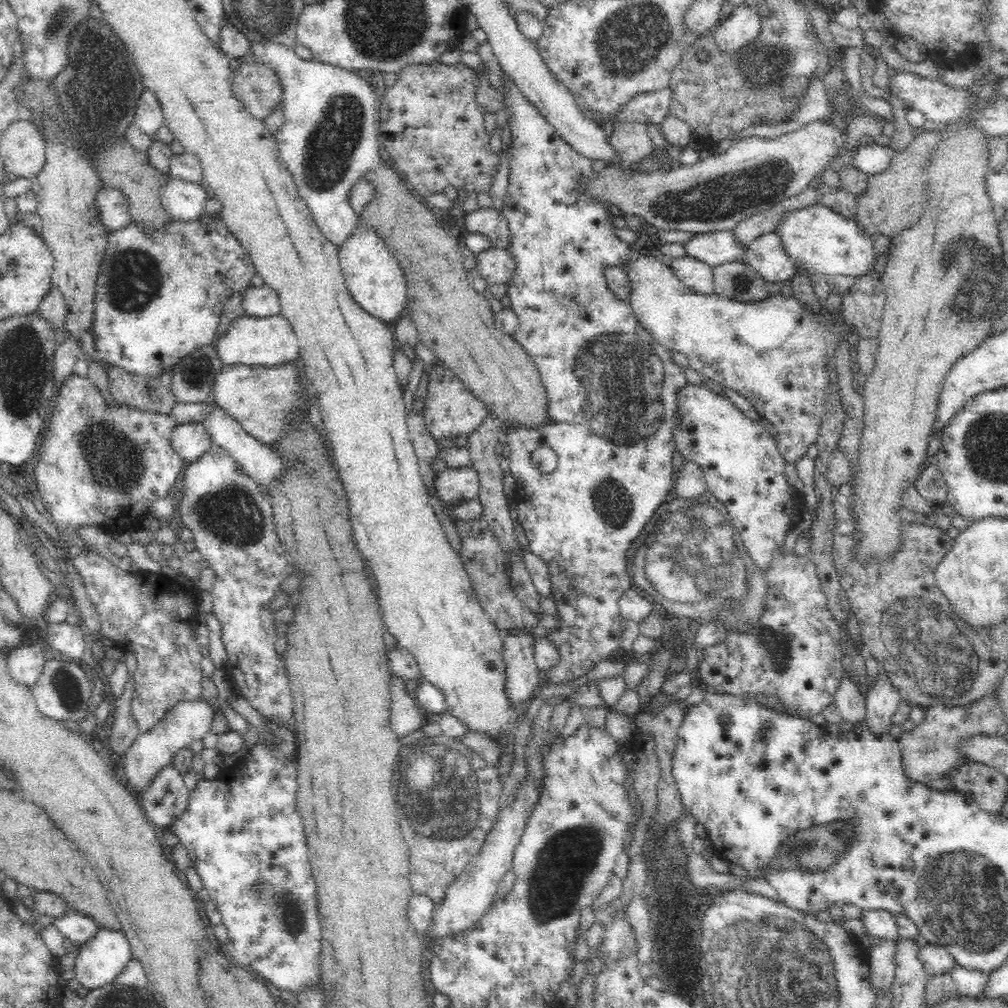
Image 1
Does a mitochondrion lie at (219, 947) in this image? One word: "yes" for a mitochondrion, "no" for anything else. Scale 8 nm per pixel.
no

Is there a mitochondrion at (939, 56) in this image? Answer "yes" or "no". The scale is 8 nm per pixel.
no

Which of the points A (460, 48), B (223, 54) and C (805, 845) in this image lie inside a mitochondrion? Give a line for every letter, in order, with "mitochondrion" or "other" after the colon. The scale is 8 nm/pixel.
A: other
B: other
C: mitochondrion

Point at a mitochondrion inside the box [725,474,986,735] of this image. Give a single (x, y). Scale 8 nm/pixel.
(942, 662)

